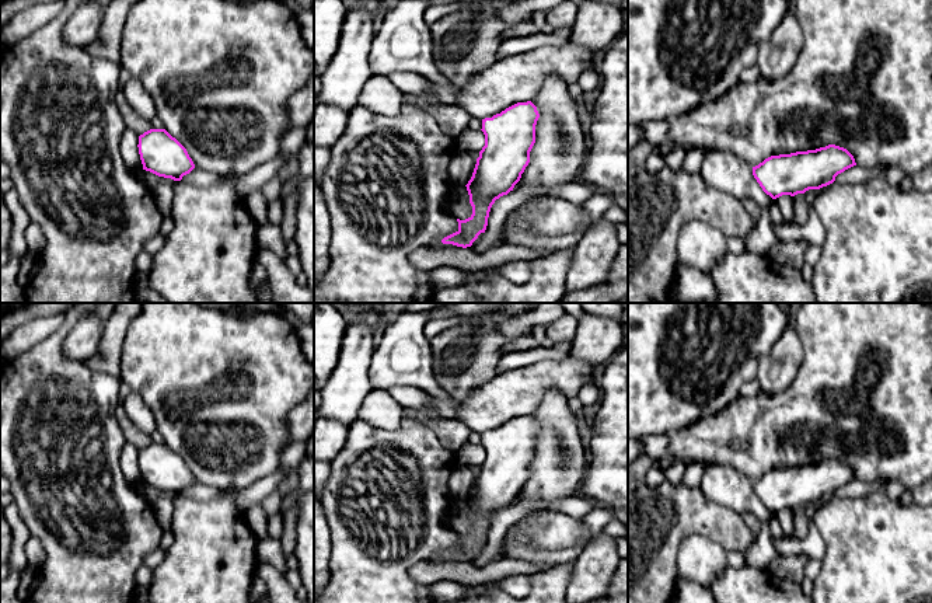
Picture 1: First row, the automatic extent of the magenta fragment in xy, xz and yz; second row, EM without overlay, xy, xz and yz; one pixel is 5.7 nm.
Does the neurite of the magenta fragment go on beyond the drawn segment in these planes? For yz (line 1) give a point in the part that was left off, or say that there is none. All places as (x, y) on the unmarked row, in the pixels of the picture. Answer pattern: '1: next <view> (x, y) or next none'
1: next none

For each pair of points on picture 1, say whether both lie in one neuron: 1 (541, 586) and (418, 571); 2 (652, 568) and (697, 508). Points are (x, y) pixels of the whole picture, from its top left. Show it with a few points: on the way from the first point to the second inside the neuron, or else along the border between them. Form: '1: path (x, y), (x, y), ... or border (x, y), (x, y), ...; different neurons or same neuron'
1: border (554, 567), (534, 572), (530, 577); different neurons
2: path (656, 553), (681, 523); same neuron

